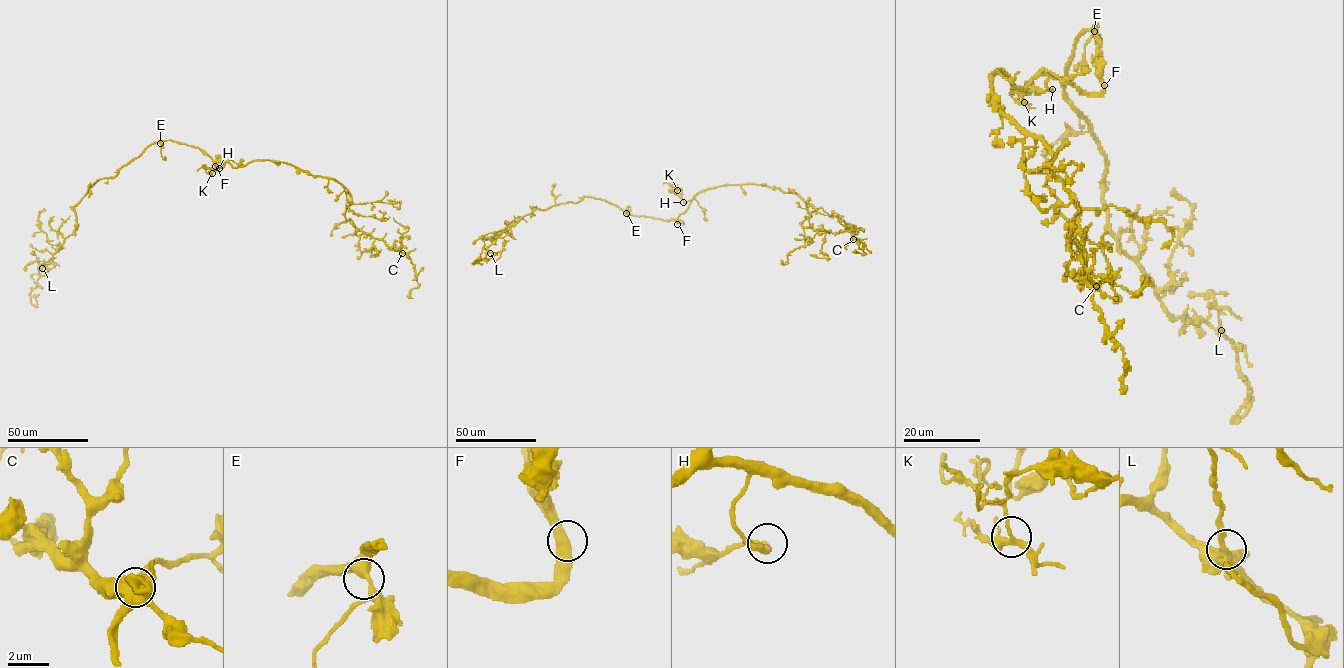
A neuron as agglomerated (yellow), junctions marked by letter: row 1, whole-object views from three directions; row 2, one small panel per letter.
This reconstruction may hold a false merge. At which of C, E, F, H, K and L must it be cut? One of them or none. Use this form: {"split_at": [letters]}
{"split_at": []}

